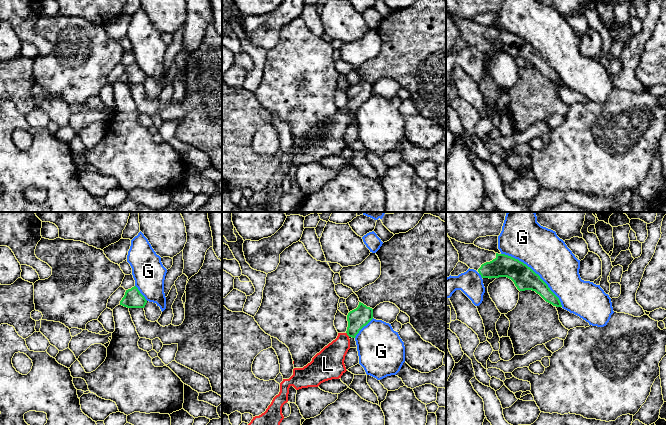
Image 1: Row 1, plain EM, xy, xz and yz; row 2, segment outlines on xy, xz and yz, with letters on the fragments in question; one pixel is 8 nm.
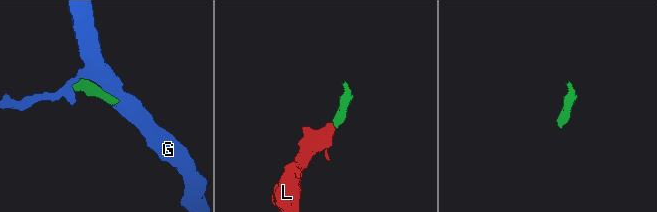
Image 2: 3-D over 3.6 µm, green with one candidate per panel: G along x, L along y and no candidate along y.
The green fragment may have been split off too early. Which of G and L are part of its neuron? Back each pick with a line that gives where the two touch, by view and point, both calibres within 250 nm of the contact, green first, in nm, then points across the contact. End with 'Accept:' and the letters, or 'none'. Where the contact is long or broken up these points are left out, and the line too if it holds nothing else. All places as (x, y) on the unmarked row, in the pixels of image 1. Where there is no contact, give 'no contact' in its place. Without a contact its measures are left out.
L: contact xz (347, 110); calibres 160 and 220 nm; way xz (358, 94), (354, 103), (347, 110), (330, 136)
Accept: L

